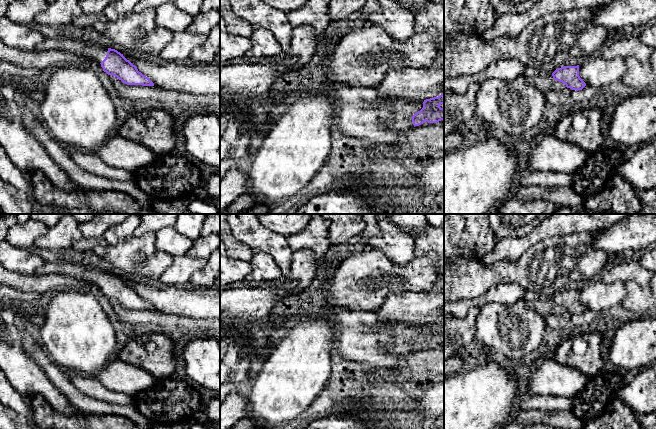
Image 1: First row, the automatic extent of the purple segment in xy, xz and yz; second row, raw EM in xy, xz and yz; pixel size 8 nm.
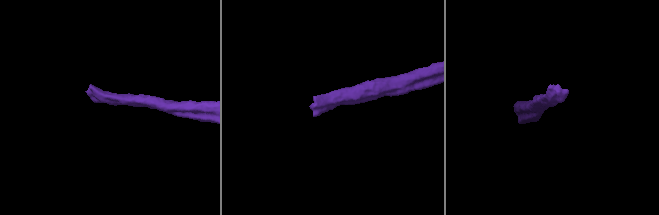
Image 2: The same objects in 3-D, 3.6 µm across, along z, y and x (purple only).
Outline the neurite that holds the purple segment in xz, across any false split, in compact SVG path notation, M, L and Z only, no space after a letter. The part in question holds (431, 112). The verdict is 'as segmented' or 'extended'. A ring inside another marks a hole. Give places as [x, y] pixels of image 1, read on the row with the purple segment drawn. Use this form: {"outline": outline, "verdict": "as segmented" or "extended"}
{"outline": "M444 92L438 97L424 100L423 108L411 117L413 125L419 126L425 121L437 123L444 120L444 107L441 108L441 104L444 104Z", "verdict": "as segmented"}

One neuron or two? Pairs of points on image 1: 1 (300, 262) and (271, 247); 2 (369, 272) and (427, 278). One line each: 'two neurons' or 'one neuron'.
1: two neurons
2: one neuron

